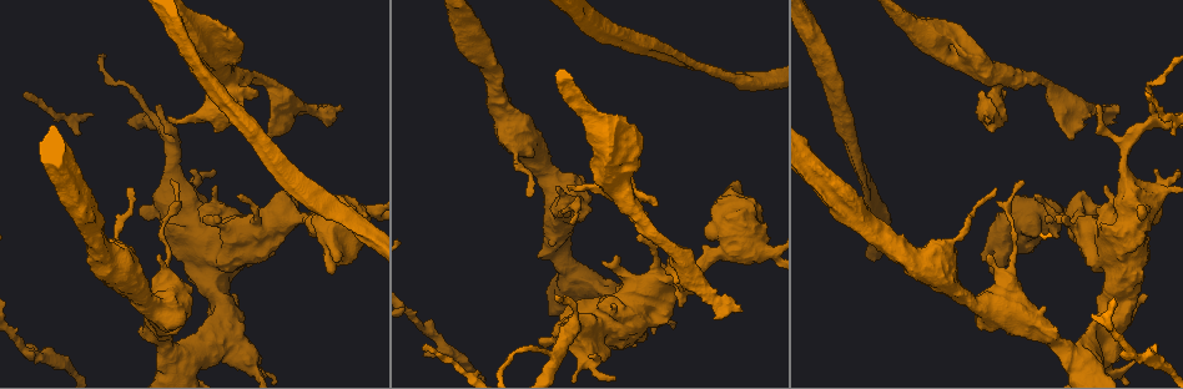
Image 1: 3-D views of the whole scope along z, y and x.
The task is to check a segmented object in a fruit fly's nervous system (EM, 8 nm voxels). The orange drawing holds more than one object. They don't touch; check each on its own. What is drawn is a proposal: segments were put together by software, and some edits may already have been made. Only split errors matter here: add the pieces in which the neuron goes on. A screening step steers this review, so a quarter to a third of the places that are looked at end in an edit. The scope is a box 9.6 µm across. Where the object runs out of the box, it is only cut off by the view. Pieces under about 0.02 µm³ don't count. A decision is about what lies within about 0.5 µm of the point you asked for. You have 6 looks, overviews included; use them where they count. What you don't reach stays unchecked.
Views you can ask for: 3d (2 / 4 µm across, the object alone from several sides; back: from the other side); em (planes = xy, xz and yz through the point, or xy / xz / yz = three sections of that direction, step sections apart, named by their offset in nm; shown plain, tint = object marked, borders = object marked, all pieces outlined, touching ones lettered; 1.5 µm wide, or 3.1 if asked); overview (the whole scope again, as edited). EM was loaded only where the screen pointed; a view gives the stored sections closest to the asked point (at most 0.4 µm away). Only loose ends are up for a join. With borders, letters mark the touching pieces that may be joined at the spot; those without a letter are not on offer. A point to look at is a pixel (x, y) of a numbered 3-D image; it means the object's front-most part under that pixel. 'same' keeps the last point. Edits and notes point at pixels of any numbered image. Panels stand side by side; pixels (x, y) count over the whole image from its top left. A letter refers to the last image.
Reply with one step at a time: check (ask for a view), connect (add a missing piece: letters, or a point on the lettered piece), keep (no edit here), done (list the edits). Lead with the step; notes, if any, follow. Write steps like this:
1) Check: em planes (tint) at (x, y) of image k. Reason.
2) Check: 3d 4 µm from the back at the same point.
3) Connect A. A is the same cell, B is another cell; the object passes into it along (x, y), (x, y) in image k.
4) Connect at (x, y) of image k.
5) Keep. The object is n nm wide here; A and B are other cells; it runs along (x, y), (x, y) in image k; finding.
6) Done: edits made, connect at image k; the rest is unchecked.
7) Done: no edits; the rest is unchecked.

Check: 3d 2 µm from the back at (656, 204) of image 1. Branch stops here.

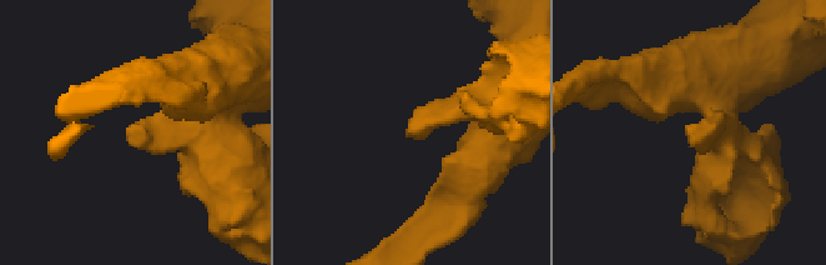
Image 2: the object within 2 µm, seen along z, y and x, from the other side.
Check: em planes (borders) at (418, 139) of image 2.

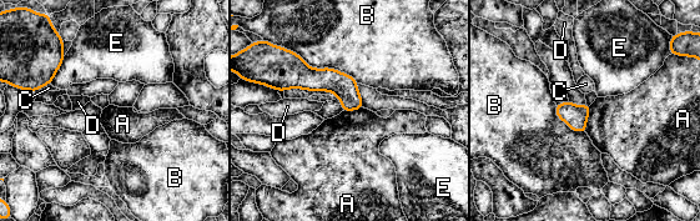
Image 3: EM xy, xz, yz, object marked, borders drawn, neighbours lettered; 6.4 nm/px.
Keep. A, B, C, D and E are other cells; a border runs along (590, 105), (584, 131) in image 3; none of them fits.

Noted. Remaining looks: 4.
Check: em planes (borders) at (1097, 104) of image 1. Tapers out.

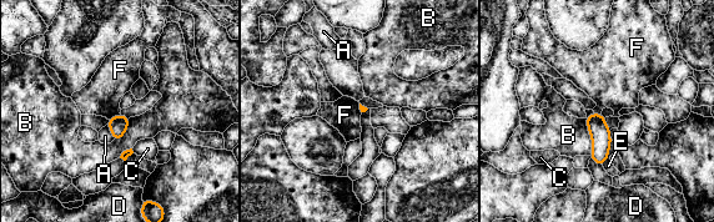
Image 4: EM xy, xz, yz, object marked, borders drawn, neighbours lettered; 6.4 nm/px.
Keep. The longest contact is with B, 240 nm; A, B, C, D, E and F are other cells; a border runs along (120, 114), (109, 120) in image 4; none of them fits.

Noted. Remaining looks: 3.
Check: em planes (borders) at (424, 357) of image 1. An open end.

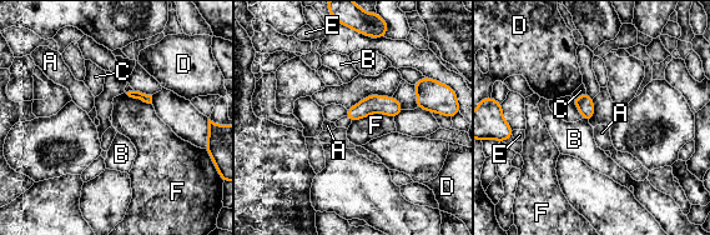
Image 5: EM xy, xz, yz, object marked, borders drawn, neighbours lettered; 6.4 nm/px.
Keep. The longest contact is with F, 280 nm; A, B, C, D, E and F are other cells; none of them fits.

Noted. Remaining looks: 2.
Done: no edits; the rest is unchecked.

